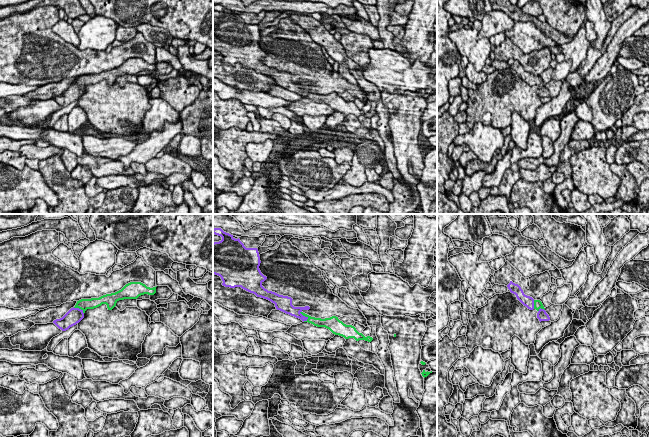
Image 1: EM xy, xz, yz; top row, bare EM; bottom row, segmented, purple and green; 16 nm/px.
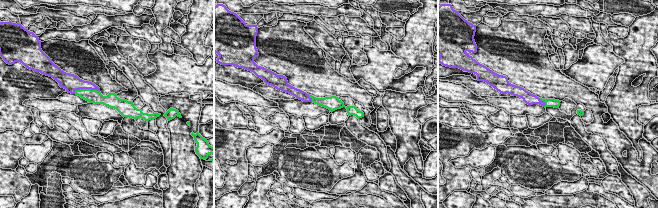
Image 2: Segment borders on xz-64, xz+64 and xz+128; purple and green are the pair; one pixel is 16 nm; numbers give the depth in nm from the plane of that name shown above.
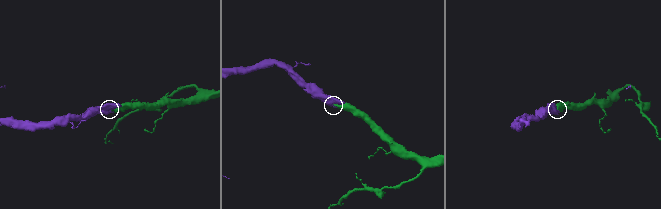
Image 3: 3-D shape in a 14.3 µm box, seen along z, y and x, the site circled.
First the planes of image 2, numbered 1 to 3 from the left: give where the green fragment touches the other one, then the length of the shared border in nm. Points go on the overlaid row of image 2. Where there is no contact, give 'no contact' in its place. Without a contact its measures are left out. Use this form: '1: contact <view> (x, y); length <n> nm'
1: contact xz-64 (86, 88); length 420 nm
2: contact xz+64 (310, 98); length 130 nm
3: contact xz+128 (544, 102); length 170 nm

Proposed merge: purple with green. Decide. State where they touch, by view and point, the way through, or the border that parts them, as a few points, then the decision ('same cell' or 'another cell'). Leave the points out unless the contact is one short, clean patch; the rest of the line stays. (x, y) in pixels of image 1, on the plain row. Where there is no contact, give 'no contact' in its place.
contact xz (304, 92); same cell

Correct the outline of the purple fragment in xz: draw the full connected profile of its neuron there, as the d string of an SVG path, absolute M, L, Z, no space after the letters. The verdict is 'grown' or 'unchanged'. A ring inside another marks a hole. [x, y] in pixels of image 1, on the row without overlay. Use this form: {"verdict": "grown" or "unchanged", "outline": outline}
{"verdict": "grown", "outline": "M214 4L213 10L221 12L222 16L213 19L213 50L221 53L225 63L242 65L255 70L257 73L267 75L275 80L277 86L301 95L317 103L325 103L333 110L345 115L354 114L356 117L371 118L372 113L365 113L352 101L346 101L336 92L330 94L315 94L305 89L309 82L294 83L292 74L268 67L262 62L267 55L260 45L260 32L257 24L246 24L240 15L224 8L221 4Z"}

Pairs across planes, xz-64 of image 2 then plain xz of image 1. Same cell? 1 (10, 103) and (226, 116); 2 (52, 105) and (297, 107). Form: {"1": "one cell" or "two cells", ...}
{"1": "one cell", "2": "two cells"}

